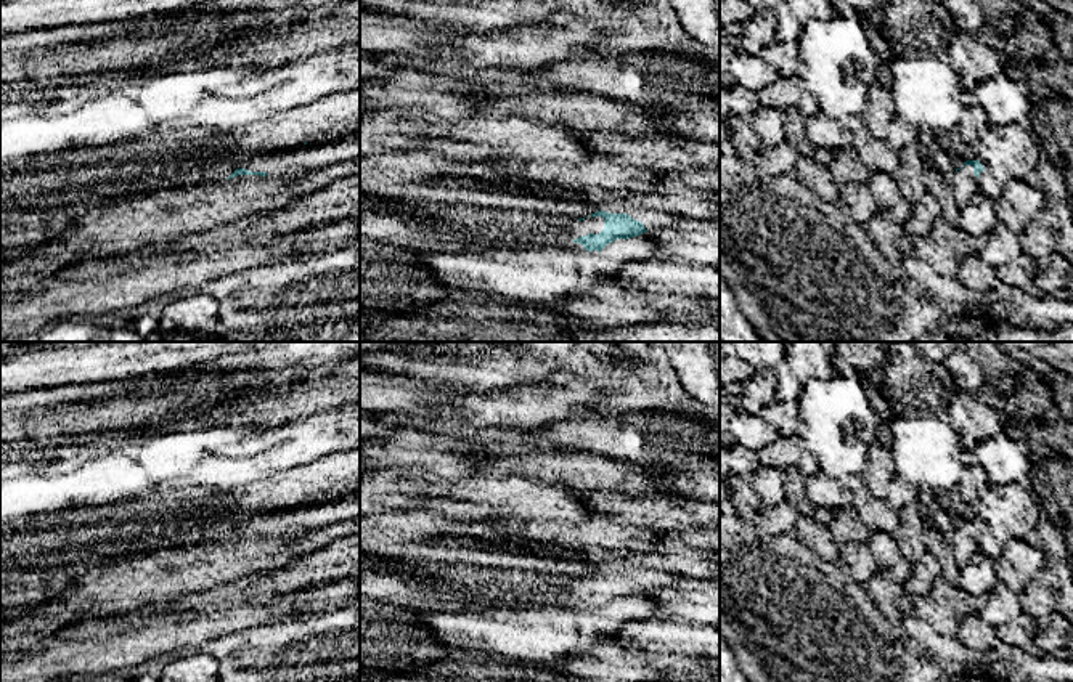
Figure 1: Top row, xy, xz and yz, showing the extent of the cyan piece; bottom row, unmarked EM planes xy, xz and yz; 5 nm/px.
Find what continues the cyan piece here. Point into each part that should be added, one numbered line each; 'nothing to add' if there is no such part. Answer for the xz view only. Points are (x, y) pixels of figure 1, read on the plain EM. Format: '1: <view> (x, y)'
1: xz (595, 584)

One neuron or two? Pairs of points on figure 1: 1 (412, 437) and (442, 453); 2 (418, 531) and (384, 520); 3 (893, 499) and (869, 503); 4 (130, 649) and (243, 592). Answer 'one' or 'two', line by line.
1: one
2: one
3: two
4: two

